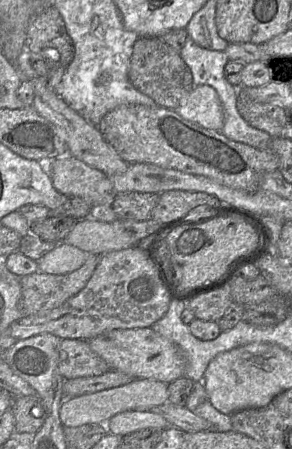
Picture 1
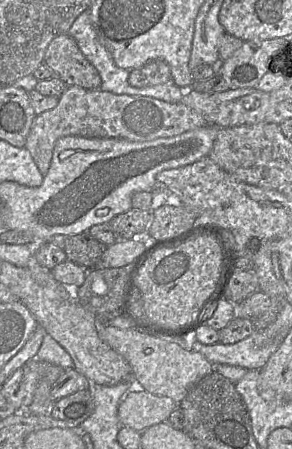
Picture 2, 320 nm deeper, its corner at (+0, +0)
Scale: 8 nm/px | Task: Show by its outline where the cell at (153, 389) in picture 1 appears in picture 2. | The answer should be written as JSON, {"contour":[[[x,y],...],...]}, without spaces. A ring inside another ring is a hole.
{"contour":[[[135,387],[122,398],[118,406],[118,418],[122,427],[142,432],[150,426],[168,421],[178,406],[169,397],[157,396]]]}

